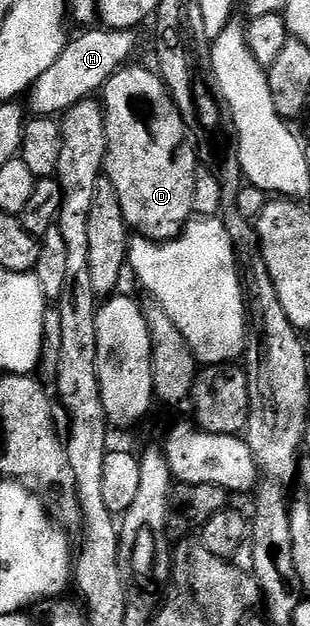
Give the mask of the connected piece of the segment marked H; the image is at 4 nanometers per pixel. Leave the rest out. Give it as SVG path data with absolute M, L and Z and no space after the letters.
M87 29L75 40L66 44L63 52L49 66L47 72L37 77L29 90L30 114L35 117L59 117L82 99L90 99L102 92L103 86L115 76L120 67L128 66L131 54L139 39L134 30L112 31L110 29Z

